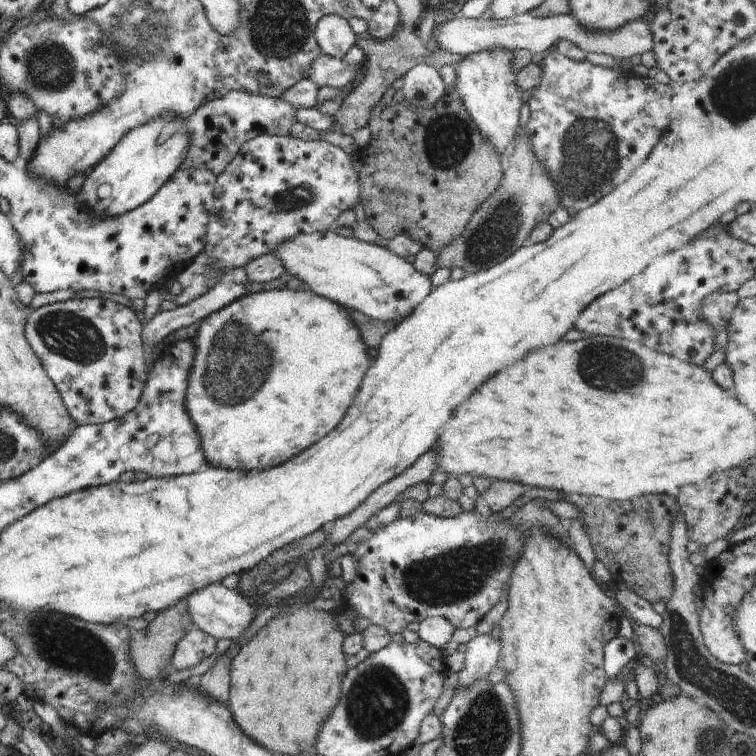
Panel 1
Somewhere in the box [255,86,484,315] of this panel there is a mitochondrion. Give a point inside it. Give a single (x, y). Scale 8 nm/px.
(448, 139)

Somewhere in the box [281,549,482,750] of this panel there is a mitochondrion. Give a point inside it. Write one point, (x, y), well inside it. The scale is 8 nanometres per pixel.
(377, 702)

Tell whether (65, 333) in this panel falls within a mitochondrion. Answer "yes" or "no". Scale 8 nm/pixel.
yes

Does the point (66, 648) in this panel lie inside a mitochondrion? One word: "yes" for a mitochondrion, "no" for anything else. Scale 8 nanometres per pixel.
yes

